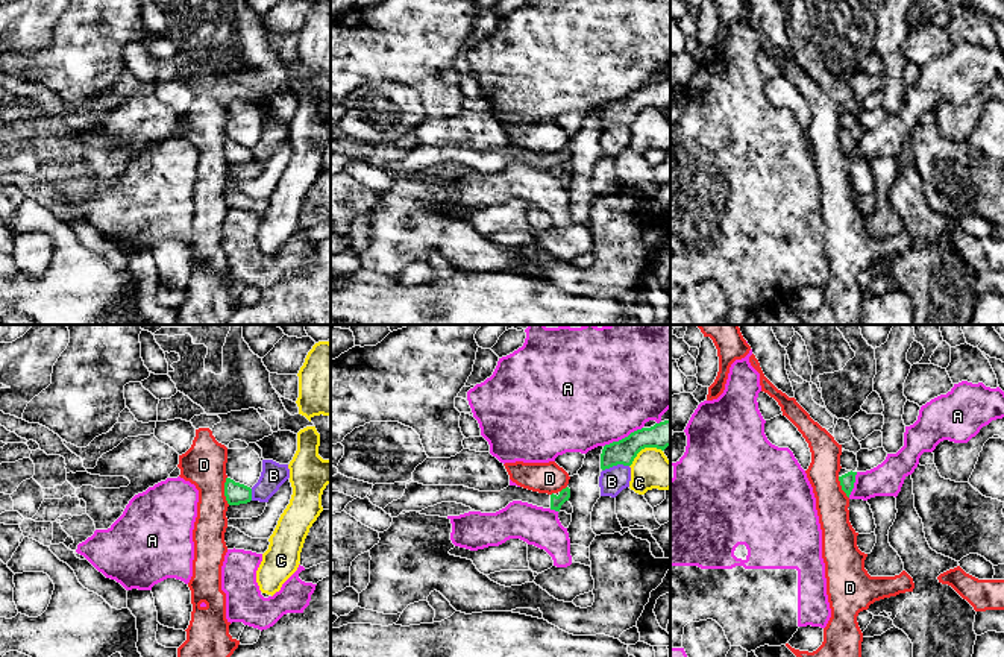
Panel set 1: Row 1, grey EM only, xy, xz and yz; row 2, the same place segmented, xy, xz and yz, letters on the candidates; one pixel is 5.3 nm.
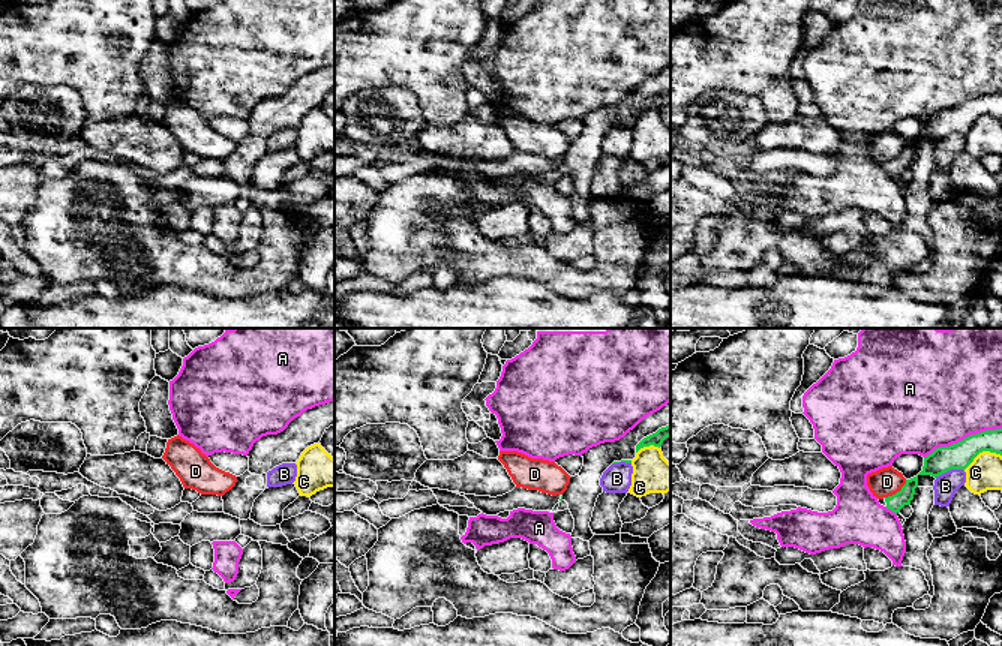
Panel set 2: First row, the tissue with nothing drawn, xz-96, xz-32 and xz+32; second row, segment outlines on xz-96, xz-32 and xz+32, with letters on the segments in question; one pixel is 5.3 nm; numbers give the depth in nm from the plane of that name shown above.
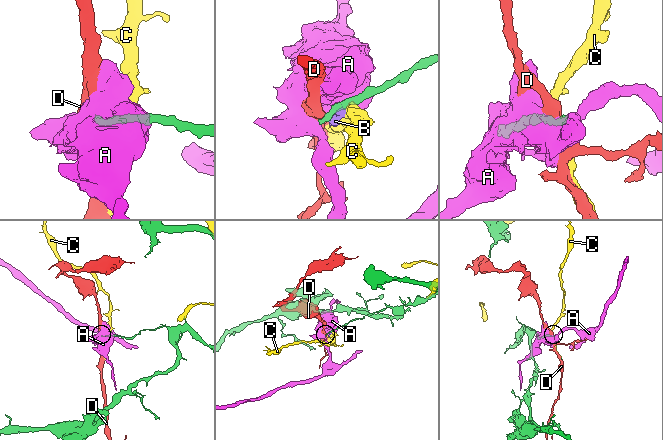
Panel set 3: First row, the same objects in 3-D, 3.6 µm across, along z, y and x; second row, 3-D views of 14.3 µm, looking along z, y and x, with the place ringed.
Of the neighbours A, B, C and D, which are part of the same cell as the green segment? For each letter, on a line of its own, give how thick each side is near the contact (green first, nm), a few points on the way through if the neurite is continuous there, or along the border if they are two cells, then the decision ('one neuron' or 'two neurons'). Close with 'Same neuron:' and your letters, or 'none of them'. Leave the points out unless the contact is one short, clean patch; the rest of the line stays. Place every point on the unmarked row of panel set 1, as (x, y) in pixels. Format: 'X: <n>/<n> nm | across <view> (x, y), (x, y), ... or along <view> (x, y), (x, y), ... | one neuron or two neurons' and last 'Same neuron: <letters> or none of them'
A: 140/480 nm | two neurons
B: 130/140 nm | along xz (628, 125), (613, 125), (602, 131) | two neurons
C: 140/200 nm | two neurons
D: 120/240 nm | along xy (226, 137), (225, 160), (229, 164) | two neurons
Same neuron: none of them

